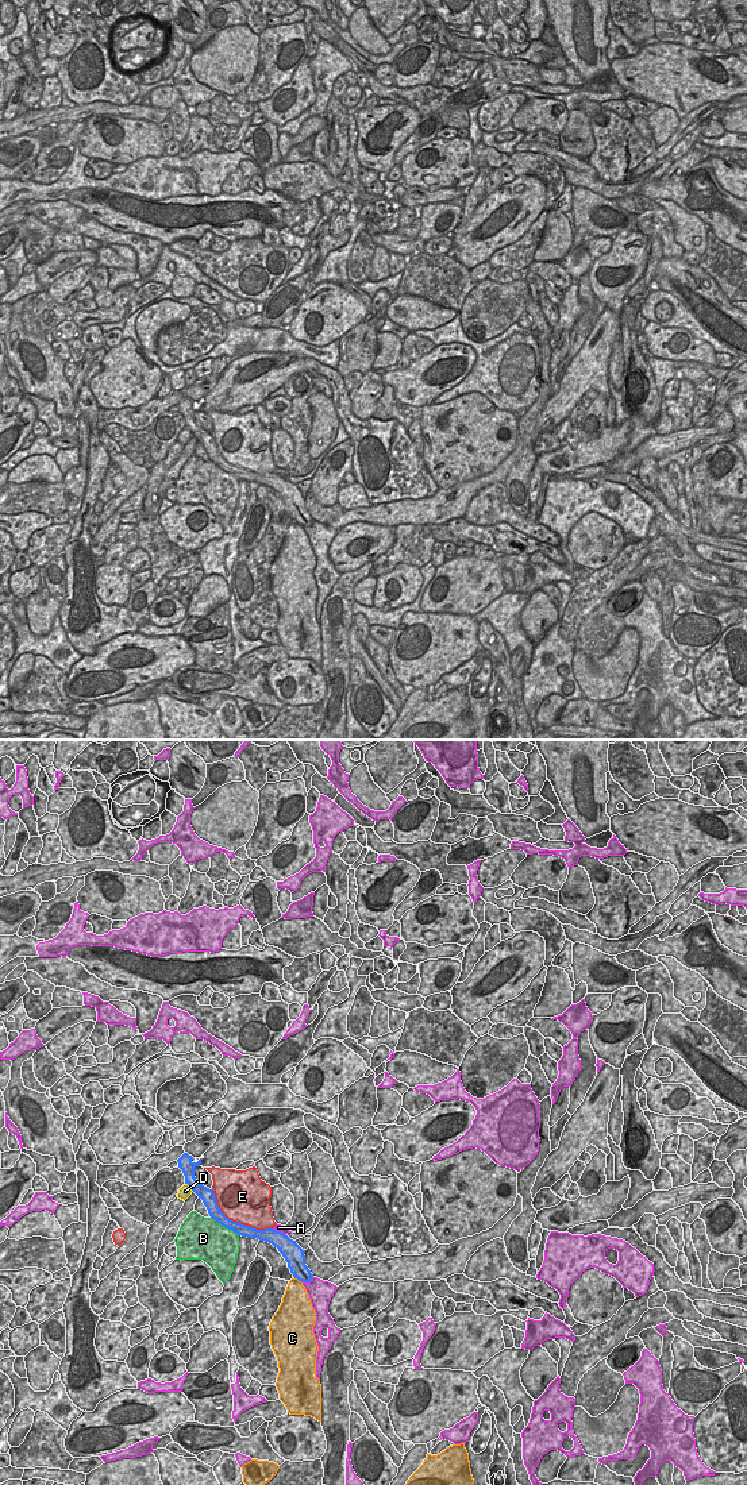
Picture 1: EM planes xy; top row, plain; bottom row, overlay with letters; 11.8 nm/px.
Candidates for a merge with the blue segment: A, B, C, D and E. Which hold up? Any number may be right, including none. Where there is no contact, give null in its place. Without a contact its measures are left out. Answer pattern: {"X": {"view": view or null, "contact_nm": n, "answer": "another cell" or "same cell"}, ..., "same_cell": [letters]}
{"A": {"view": "xy", "contact_nm": 160, "answer": "another cell"}, "B": {"view": "xy", "contact_nm": 400, "answer": "another cell"}, "C": {"view": "xy", "contact_nm": 120, "answer": "another cell"}, "D": {"view": "xy", "contact_nm": 150, "answer": "another cell"}, "E": {"view": "xy", "contact_nm": 850, "answer": "another cell"}, "same_cell": []}

